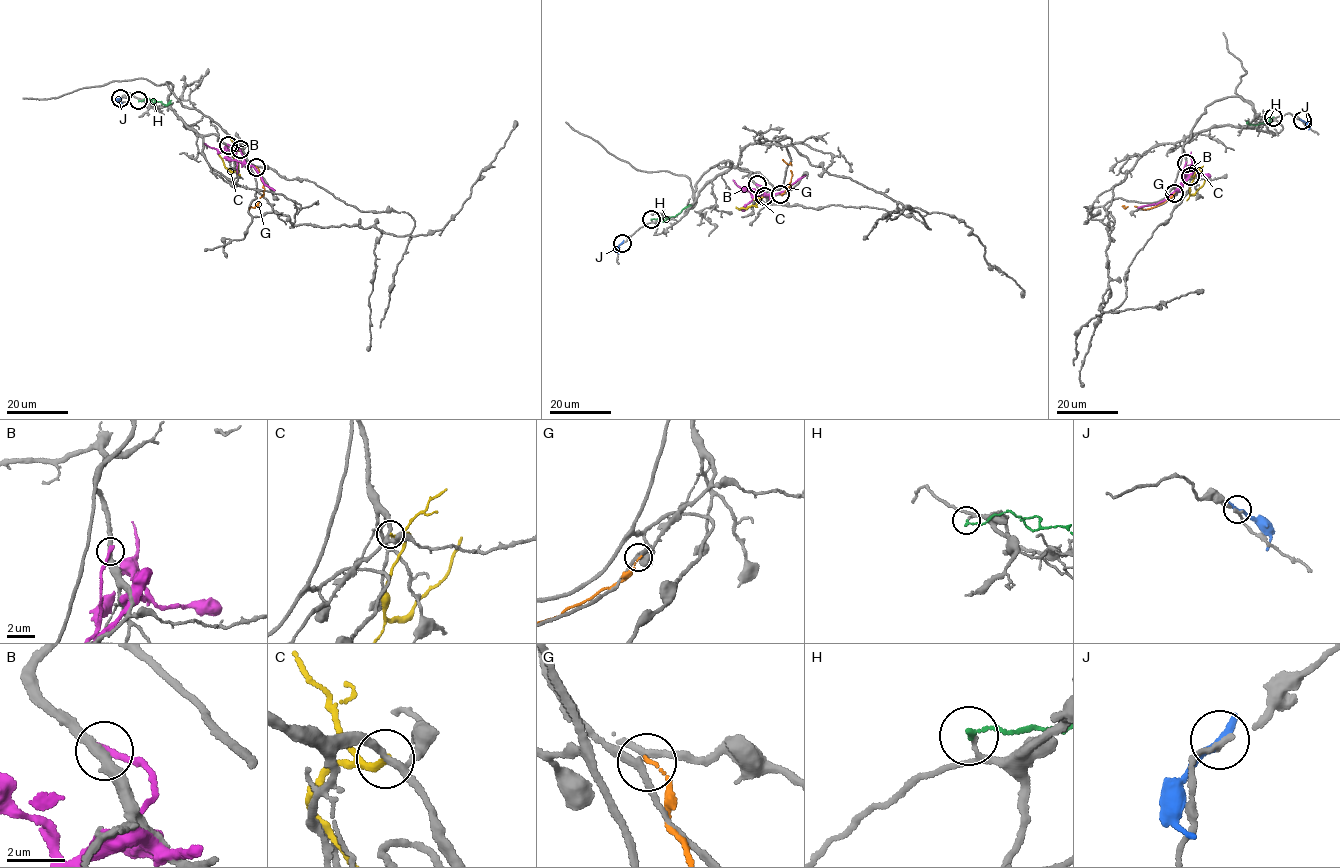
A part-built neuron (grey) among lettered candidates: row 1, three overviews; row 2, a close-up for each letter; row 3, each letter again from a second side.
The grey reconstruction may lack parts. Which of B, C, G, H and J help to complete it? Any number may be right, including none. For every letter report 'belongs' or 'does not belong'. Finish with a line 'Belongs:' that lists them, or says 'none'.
B: does not belong
C: does not belong
G: does not belong
H: belongs
J: does not belong
Belongs: H

